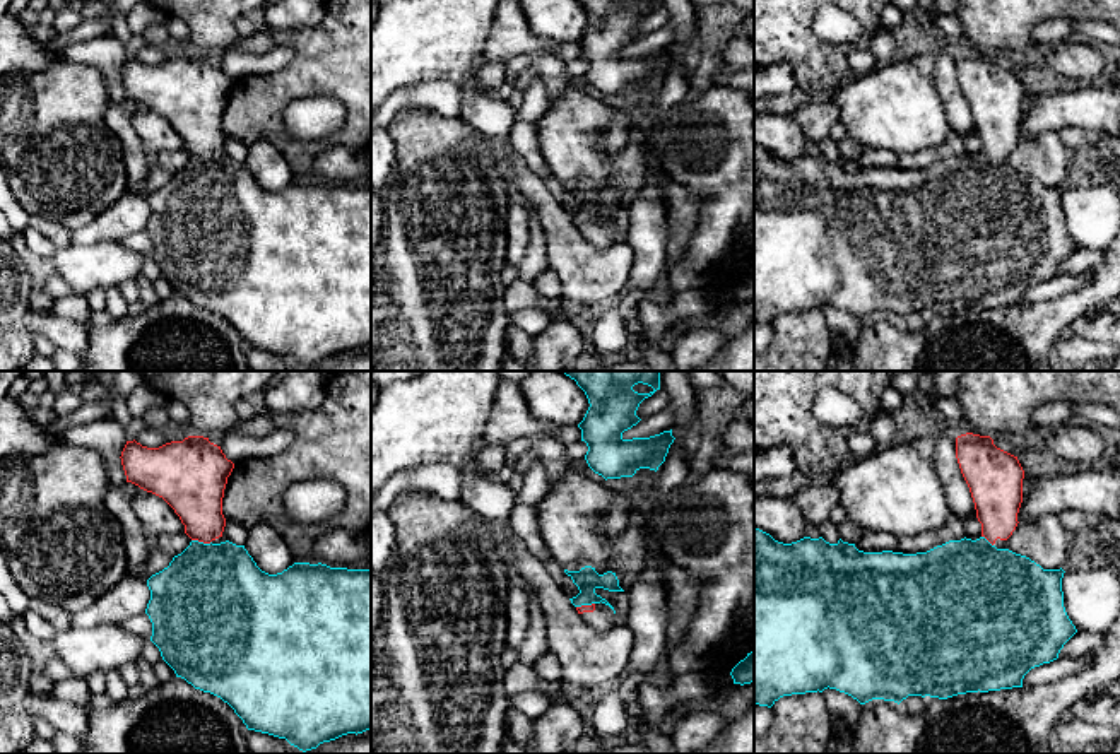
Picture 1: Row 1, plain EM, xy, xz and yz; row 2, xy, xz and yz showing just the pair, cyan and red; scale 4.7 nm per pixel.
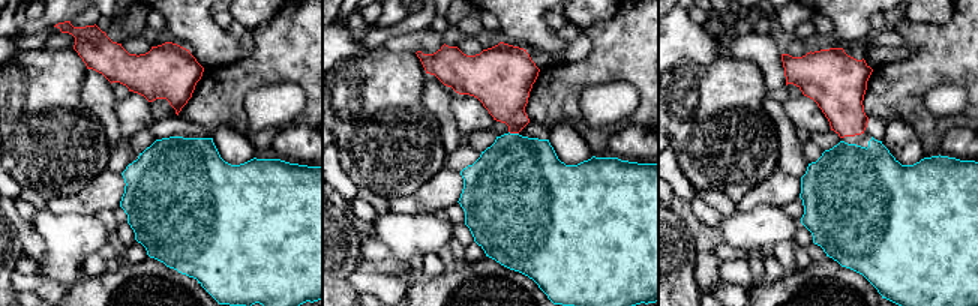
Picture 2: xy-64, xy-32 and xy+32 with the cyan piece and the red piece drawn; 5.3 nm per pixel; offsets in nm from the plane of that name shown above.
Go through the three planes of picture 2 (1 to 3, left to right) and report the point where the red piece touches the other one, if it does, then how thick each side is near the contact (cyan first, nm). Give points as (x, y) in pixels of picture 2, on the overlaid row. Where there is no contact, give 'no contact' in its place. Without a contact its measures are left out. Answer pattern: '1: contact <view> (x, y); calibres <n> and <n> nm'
1: no contact
2: contact xy-32 (513, 134); calibres 480 and 280 nm
3: no contact

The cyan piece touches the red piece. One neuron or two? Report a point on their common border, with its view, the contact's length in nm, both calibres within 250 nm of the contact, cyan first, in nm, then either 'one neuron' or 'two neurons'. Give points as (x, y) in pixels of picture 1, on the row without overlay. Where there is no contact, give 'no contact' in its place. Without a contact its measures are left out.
contact xy (202, 159); length 100 nm; calibres 480 and 260 nm; one neuron

